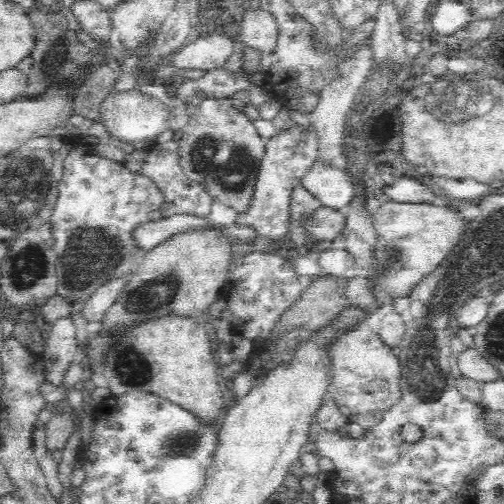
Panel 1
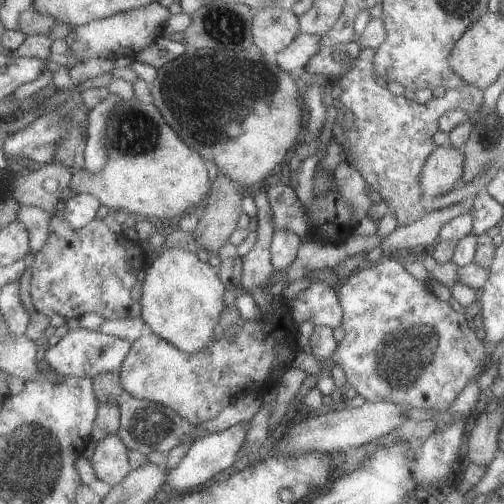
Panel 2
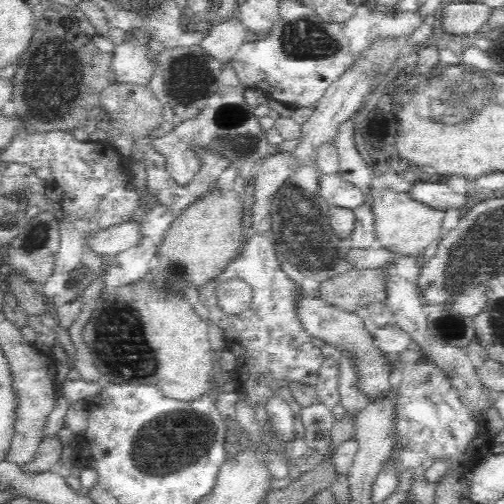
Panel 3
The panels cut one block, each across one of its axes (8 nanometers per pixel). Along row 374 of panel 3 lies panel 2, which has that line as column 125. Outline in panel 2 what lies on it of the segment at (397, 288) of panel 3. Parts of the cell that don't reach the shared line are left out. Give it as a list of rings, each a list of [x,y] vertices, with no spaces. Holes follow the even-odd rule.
[[[117,434],[97,442],[91,462],[95,466],[99,482],[109,484],[111,488],[125,482],[127,476],[133,472],[129,466],[129,446]]]

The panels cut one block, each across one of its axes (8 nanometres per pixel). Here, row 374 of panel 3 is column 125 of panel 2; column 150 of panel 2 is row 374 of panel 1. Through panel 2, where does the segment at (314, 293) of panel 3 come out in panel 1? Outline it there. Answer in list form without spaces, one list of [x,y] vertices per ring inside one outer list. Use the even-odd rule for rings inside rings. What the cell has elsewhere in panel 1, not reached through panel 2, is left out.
[[[362,320],[350,328],[342,328],[328,342],[328,356],[334,364],[332,382],[338,388],[336,402],[338,406],[348,406],[352,416],[350,422],[362,428],[376,426],[382,416],[398,404],[402,392],[398,386],[400,380],[400,358],[392,354],[376,334],[374,322]]]

